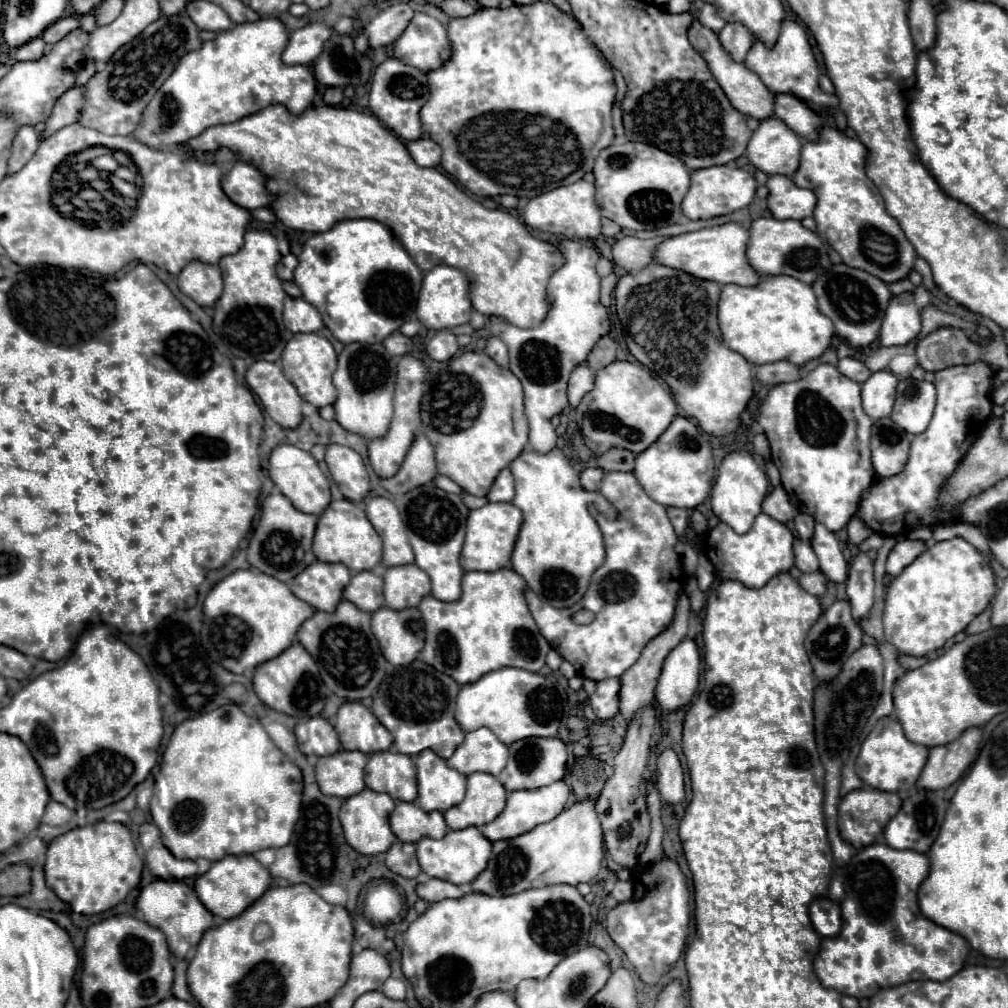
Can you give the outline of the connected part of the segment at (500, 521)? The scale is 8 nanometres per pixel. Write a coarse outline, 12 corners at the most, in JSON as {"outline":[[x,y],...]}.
{"outline":[[513,503],[469,511],[465,571],[509,567],[521,511]]}

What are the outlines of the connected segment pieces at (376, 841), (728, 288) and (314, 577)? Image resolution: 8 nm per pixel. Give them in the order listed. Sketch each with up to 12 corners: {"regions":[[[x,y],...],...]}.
{"regions":[[[373,789],[347,797],[341,825],[363,855],[385,853],[393,797]],[[723,285],[723,343],[805,365],[833,337],[811,285]],[[313,561],[289,581],[317,611],[335,611],[351,573]]]}

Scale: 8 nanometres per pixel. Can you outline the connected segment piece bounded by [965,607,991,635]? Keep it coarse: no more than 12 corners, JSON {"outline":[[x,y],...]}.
{"outline":[[991,607],[969,623],[965,629],[967,635],[977,631],[987,631],[991,627]]}

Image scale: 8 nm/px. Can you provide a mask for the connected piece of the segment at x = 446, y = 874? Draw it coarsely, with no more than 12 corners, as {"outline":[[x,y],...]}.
{"outline":[[477,827],[415,843],[429,877],[469,885],[491,841]]}

